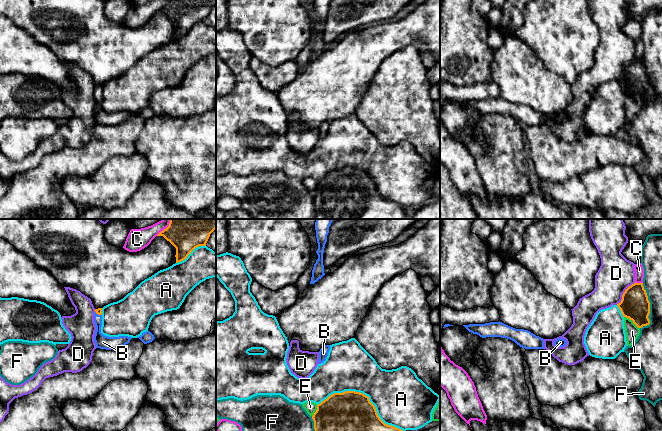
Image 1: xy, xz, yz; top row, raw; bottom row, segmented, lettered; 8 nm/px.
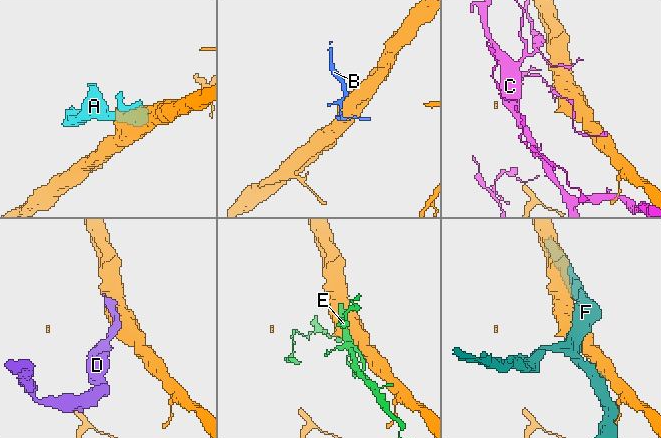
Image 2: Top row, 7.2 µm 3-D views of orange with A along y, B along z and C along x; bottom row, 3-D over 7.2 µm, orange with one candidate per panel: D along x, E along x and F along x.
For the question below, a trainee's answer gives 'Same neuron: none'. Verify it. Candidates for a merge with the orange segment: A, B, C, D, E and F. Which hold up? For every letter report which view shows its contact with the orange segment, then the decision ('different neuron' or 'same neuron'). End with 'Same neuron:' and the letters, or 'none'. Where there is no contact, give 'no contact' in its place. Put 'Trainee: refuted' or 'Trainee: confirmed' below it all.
A: xz | different neuron
B: xy | same neuron
C: yz | different neuron
D: yz | different neuron
E: yz | different neuron
F: yz | different neuron
Same neuron: B
Trainee: refuted

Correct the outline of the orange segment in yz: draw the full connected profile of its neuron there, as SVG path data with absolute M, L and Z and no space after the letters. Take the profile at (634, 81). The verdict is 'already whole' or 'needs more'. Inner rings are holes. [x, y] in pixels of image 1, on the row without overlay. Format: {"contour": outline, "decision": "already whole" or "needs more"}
{"contour": "M634 59L622 71L622 76L617 80L623 93L629 94L638 103L650 100L650 78L643 59Z", "decision": "already whole"}

